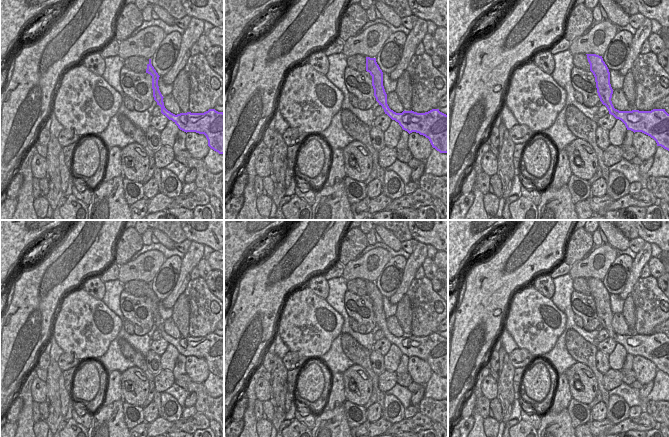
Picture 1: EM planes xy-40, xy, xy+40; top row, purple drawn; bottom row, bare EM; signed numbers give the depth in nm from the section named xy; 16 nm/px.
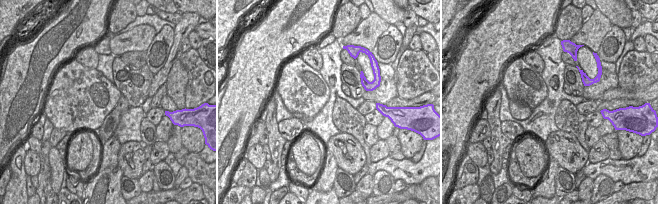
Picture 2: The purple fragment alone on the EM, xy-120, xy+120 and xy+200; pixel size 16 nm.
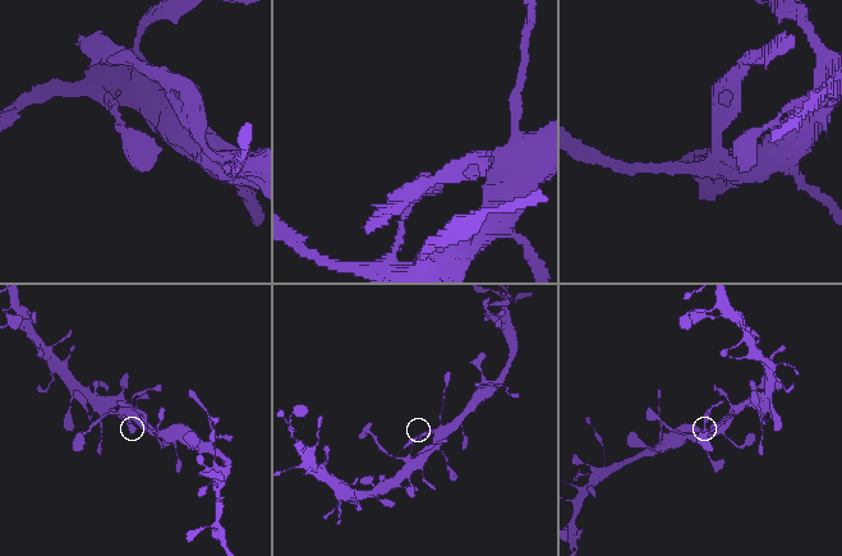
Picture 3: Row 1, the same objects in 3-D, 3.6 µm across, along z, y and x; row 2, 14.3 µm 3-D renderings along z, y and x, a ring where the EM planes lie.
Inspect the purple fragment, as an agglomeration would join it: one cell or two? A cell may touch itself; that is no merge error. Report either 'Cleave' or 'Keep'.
Cleave.

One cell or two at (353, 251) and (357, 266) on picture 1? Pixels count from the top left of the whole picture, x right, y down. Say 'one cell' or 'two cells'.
two cells

